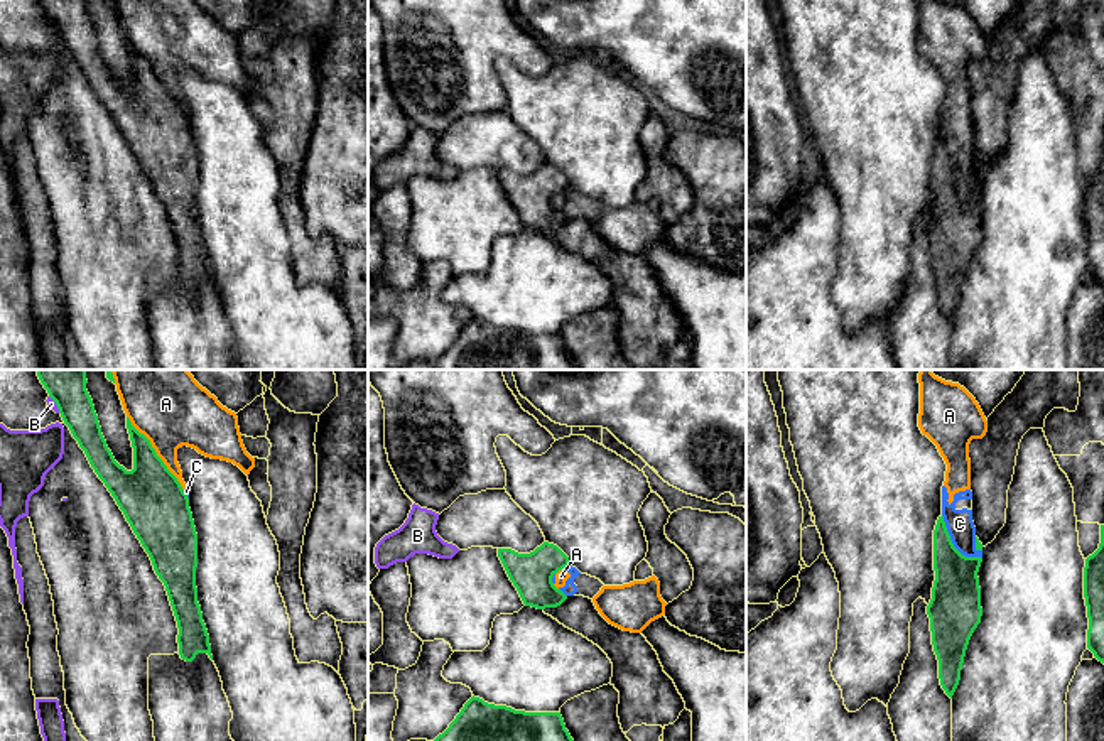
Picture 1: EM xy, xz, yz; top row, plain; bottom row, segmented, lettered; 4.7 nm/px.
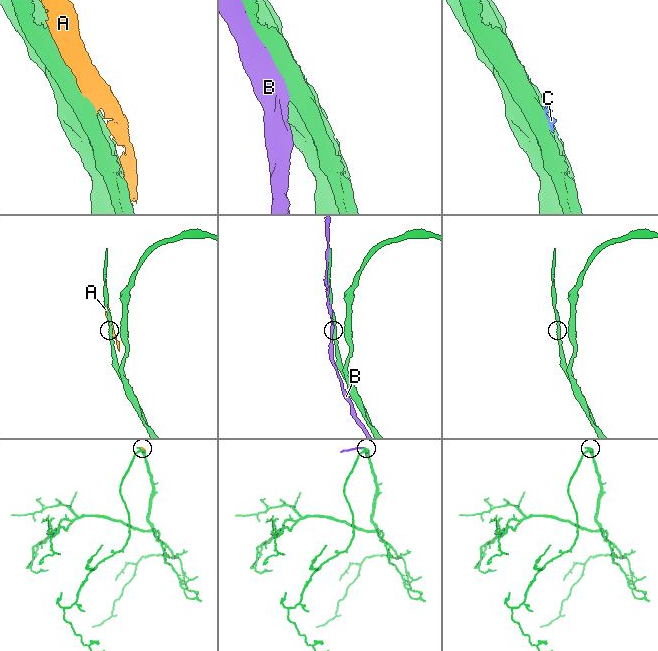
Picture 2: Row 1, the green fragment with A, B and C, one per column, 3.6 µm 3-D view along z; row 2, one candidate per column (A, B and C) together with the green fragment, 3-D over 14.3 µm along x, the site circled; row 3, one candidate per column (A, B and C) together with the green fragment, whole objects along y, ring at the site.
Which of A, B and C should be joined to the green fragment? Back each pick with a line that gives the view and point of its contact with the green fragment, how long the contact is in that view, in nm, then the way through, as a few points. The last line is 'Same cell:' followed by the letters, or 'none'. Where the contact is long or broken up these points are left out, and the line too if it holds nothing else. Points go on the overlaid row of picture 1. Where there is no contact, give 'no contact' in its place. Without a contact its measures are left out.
Same cell: none

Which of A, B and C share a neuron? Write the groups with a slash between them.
A C / B

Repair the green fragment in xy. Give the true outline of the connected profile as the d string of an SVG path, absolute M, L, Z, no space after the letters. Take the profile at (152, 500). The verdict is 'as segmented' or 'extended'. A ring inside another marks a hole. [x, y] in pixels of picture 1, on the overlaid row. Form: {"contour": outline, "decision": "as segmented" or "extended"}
{"contour": "M37 370L37 376L49 397L56 402L64 424L84 451L91 468L105 483L149 554L155 574L164 582L179 628L177 643L181 658L192 662L198 653L208 653L213 660L209 635L198 603L198 533L189 498L181 483L157 456L150 441L132 425L128 417L127 429L133 447L133 469L127 471L115 461L101 434L93 400L86 390L86 370Z", "decision": "as segmented"}

